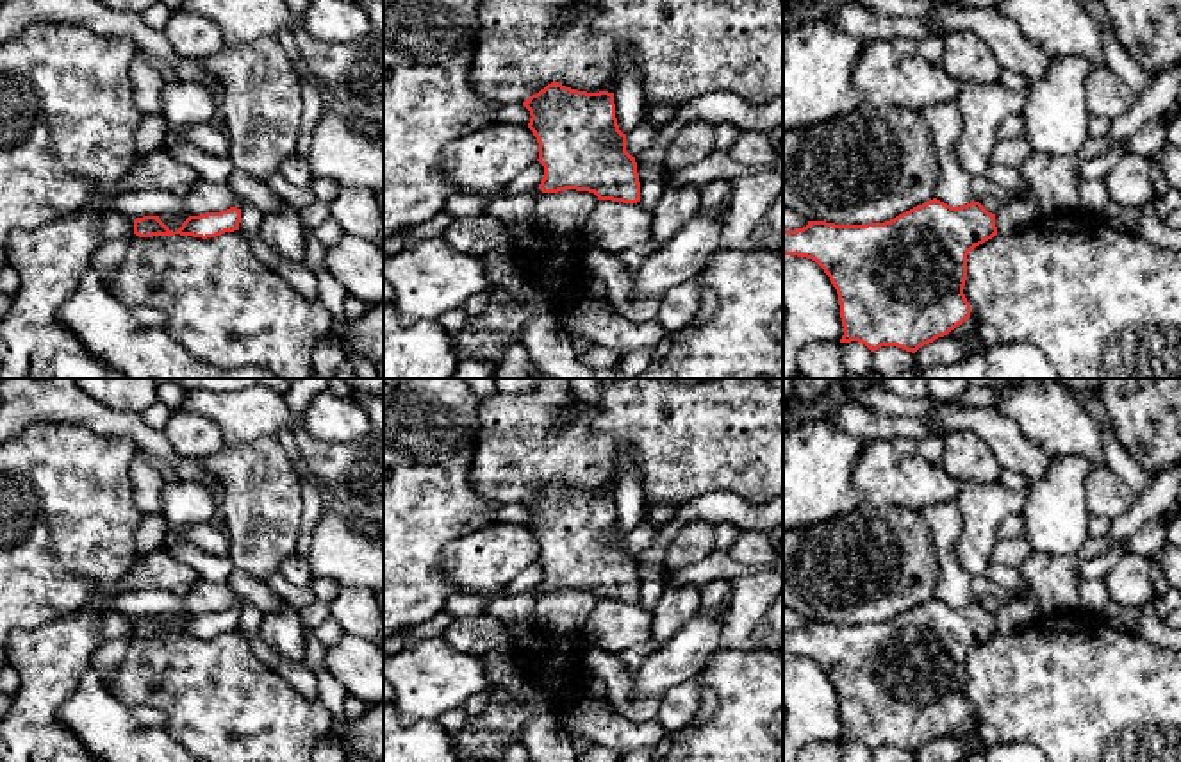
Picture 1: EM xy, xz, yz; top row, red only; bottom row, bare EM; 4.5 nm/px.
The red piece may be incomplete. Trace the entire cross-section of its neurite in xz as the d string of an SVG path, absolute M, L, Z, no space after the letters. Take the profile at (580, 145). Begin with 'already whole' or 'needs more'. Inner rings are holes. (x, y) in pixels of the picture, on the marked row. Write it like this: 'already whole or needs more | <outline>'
already whole | M551 82L523 105L530 111L528 128L537 137L537 161L544 166L542 193L576 189L594 193L598 200L640 202L637 162L626 152L626 134L619 130L614 93L576 91Z

